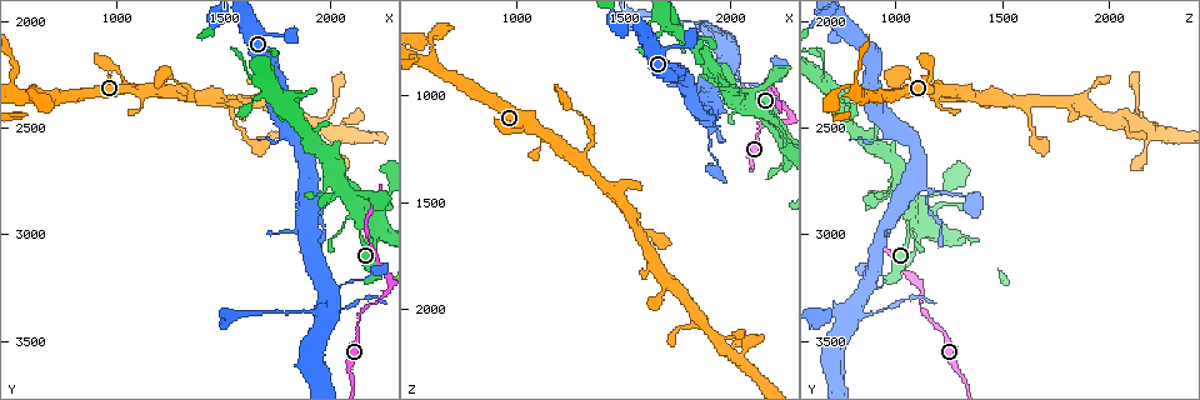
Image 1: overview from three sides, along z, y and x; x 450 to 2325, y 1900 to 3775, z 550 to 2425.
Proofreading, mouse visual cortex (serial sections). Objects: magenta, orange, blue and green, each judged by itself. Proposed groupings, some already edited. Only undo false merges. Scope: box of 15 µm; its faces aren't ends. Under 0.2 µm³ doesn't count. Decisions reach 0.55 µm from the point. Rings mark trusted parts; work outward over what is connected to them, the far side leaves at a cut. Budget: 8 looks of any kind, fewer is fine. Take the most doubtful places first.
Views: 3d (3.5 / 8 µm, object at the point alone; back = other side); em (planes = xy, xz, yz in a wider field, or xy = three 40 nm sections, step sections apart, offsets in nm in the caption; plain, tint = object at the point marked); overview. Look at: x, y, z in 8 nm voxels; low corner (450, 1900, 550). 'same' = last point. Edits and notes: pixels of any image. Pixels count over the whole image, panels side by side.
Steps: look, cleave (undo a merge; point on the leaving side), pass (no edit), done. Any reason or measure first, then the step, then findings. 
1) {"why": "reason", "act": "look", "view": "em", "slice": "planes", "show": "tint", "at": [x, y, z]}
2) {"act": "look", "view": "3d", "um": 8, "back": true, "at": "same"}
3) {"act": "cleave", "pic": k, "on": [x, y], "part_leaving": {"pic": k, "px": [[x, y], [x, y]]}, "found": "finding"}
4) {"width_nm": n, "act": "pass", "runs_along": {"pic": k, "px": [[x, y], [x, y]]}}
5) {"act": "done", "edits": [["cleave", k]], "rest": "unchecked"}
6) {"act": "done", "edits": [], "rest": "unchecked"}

{"why": "four arms meet", "act": "look", "view": "3d", "um": 8, "at": [2140, 2950, 1080]}

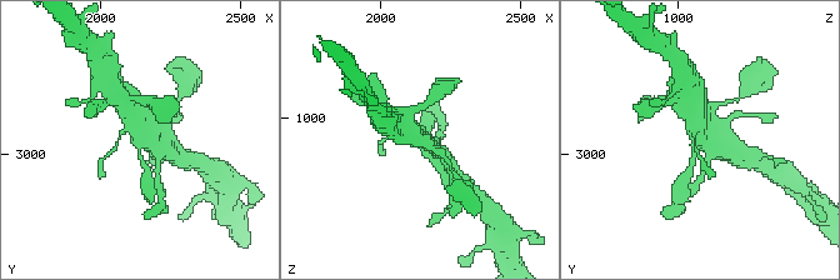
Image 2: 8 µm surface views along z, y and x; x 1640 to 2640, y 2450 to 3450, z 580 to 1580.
{"why": "zoom in", "act": "look", "view": "3d", "um": 3.5, "back": true, "at": [2150, 2950, 1080]}

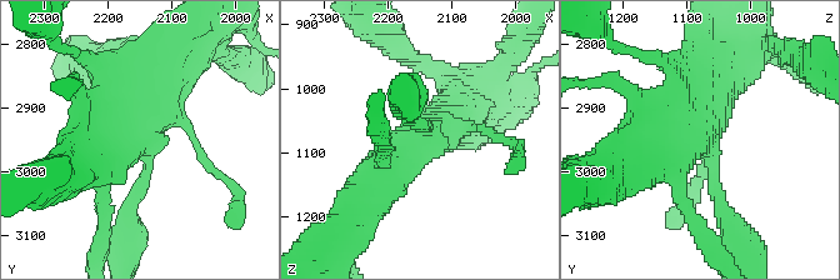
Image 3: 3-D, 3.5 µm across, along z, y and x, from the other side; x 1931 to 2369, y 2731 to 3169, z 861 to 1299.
{"act": "look", "view": "em", "slice": "xy", "step": 2, "show": "tint", "at": [2140, 2950, 1080]}

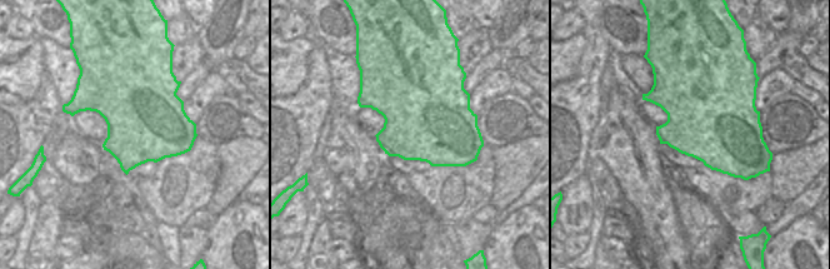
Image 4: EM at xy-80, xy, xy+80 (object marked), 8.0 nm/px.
{"act": "pass", "found": "all the same cell"}

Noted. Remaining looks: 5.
{"why": "thin neck", "act": "look", "view": "3d", "um": 8, "at": [2200, 3340, 1130]}

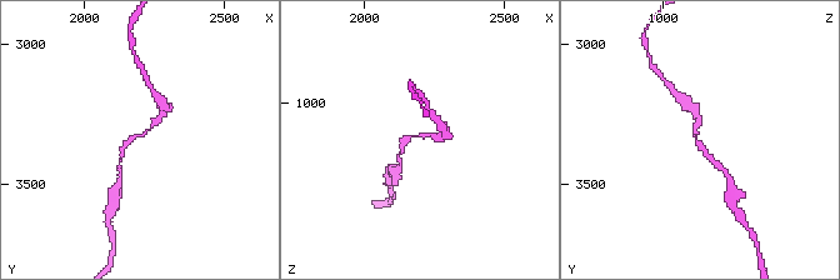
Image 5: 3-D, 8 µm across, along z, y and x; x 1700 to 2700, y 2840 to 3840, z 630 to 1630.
{"why": "now the EM", "act": "look", "view": "em", "slice": "xy", "step": 3, "show": "tint", "at": [2200, 3340, 1120]}

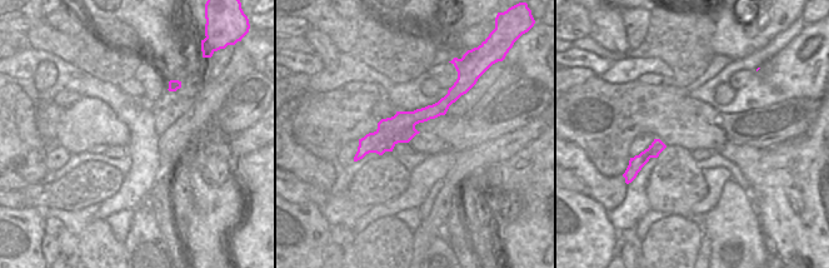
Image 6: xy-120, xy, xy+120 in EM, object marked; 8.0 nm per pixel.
{"act": "pass", "runs_along": {"pic": 5, "px": [[119, 164], [124, 148], [163, 114]]}, "found": "all the same cell"}

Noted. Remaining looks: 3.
{"why": "calibre changes", "act": "look", "view": "3d", "um": 3.5, "back": true, "at": [1960, 3370, 730]}

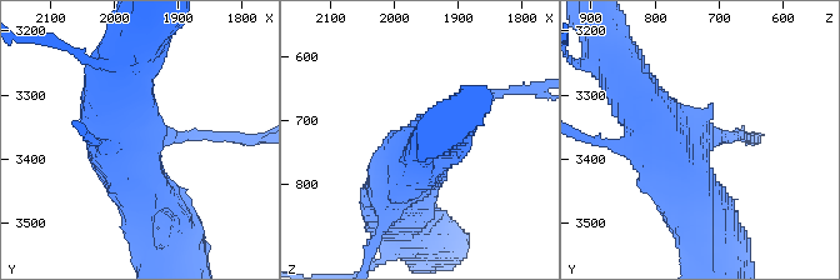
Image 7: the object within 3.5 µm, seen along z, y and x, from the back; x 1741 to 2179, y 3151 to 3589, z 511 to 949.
{"why": "need the tissue", "act": "look", "view": "em", "slice": "xy", "step": 3, "show": "tint", "at": "same"}

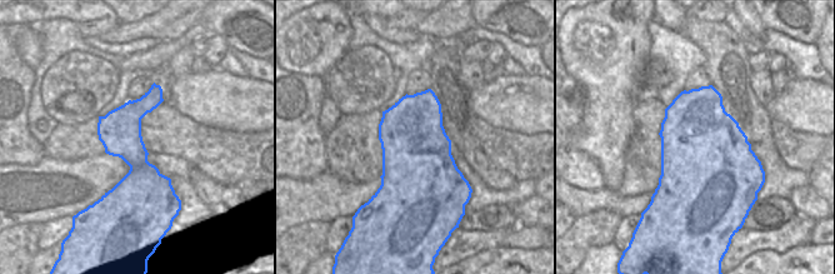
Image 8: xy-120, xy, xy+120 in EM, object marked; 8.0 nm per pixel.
{"act": "pass", "found": "continuous, no second cell"}

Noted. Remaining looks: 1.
{"act": "done", "edits": [], "rest": "unchecked"}

